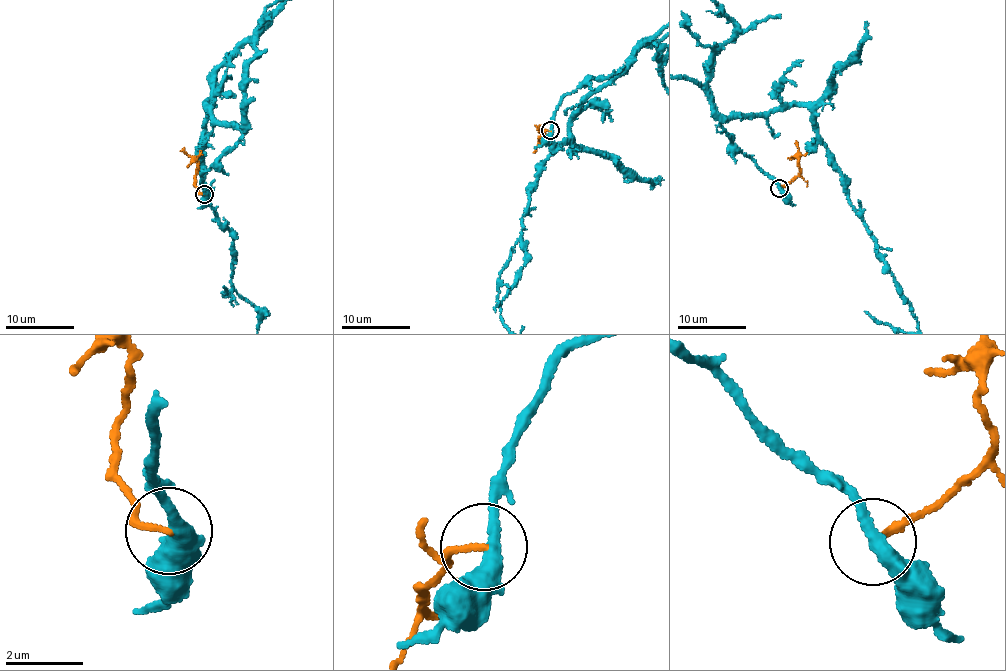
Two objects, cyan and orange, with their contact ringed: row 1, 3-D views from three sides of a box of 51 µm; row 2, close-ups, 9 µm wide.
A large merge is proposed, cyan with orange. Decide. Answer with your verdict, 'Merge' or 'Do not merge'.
Do not merge

